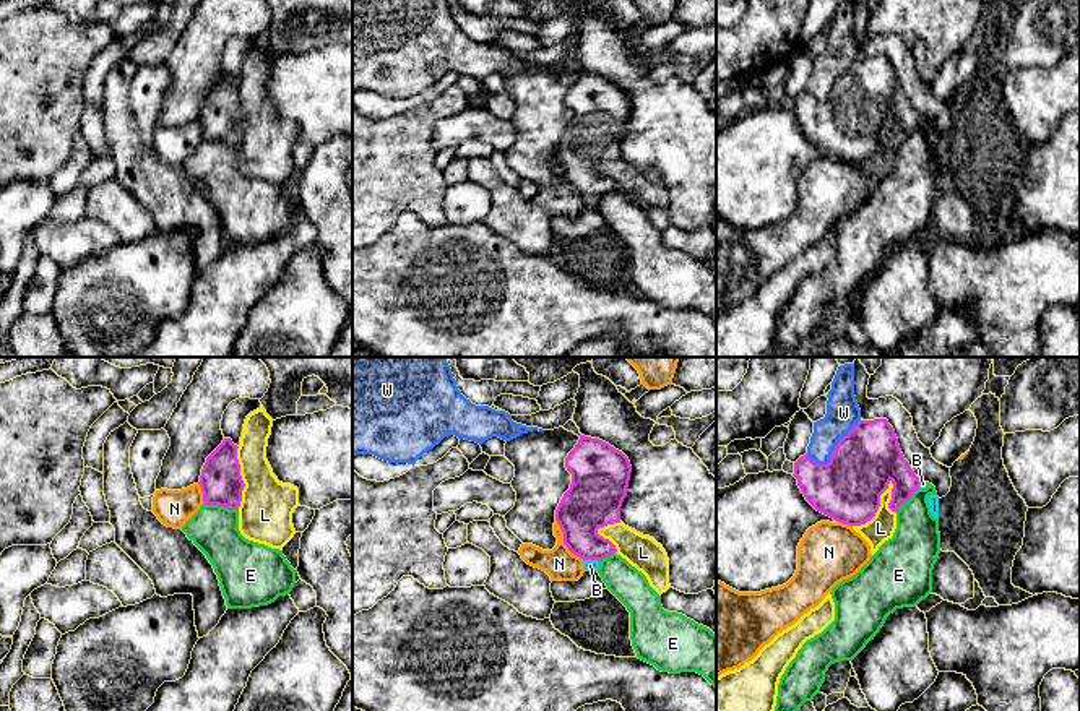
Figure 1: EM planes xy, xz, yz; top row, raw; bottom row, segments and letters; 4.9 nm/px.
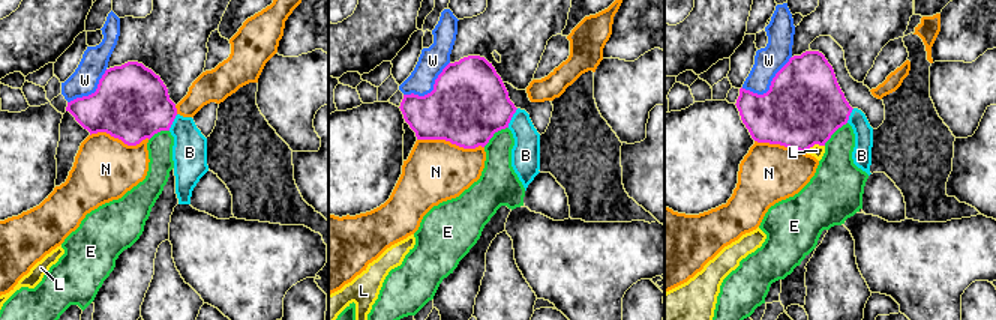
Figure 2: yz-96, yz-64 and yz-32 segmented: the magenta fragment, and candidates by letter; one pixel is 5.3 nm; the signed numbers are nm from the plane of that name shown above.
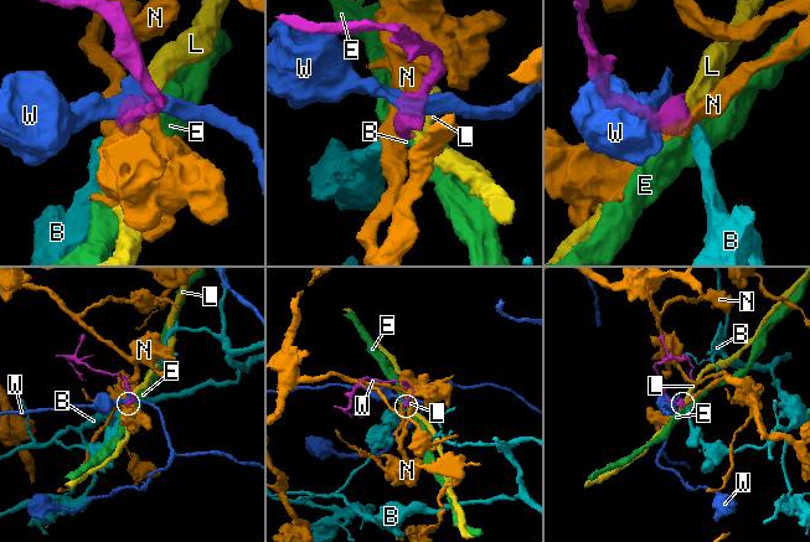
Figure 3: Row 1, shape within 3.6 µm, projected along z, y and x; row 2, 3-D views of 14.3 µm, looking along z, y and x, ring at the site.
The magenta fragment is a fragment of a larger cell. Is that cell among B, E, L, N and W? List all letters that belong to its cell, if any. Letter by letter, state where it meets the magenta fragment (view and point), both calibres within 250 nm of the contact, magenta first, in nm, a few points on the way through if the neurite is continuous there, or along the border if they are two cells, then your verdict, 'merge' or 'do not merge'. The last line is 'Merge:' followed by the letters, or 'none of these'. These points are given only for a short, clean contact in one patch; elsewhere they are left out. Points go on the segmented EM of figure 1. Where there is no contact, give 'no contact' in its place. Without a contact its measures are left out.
B: contact xz (591, 559); calibres 240 and 60 nm; way xz (583, 510), (583, 541), (591, 559), (590, 565); merge
E: contact xy (221, 505); calibres 200 and 240 nm; border xy (205, 502), (237, 510); do not merge
L: contact yz (877, 508); calibres 320 and 140 nm; do not merge
N: contact xz (564, 542); calibres 260 and 160 nm; do not merge
W: contact yz (833, 452); calibres 320 and 160 nm; do not merge
Merge: B

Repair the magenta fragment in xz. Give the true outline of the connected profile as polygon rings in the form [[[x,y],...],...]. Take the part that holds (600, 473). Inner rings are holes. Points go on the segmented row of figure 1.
[[[580,435],[565,458],[565,468],[572,484],[555,510],[555,521],[564,532],[564,544],[583,560],[585,571],[598,571],[599,562],[617,552],[598,529],[620,523],[632,466],[609,443]]]

